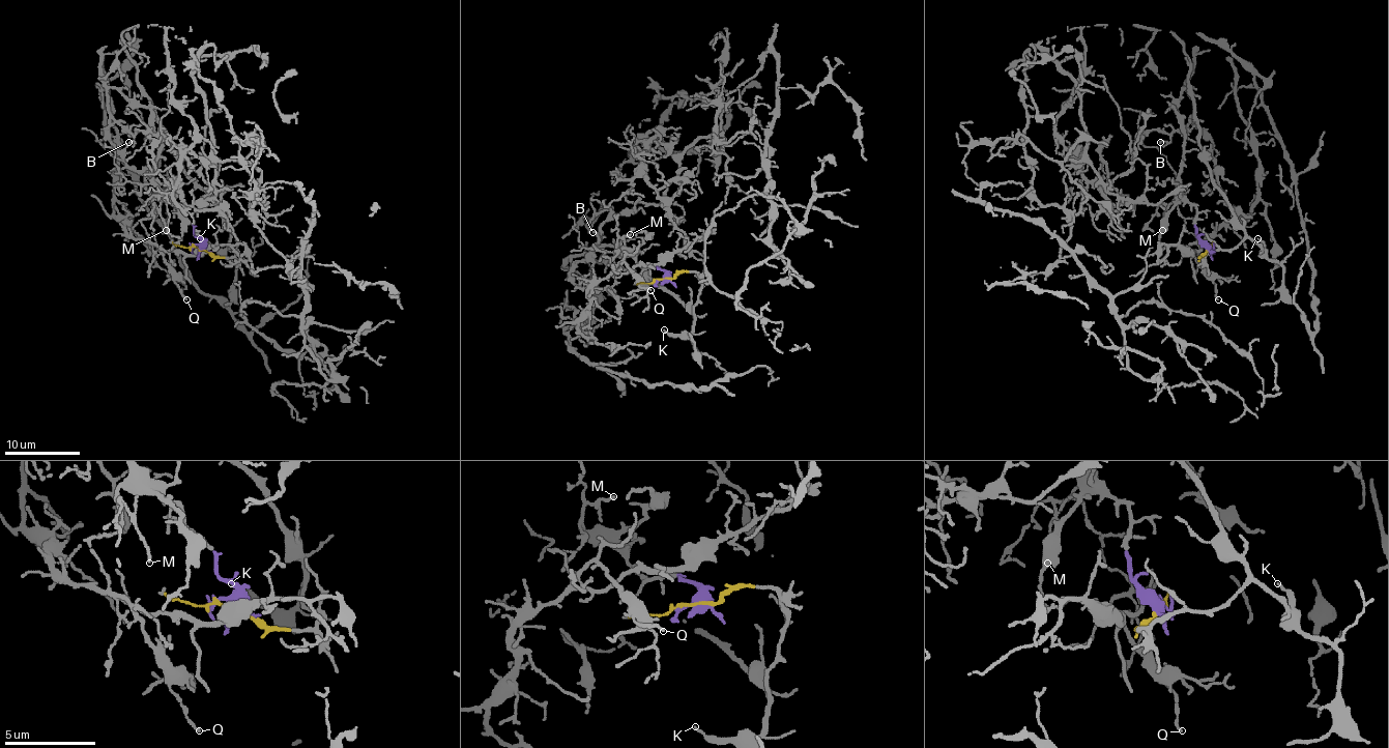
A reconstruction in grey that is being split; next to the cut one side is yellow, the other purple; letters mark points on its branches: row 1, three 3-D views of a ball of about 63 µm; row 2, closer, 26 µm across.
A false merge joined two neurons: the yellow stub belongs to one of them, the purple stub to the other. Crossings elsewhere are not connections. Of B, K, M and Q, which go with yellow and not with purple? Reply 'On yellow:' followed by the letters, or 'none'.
On yellow: K

